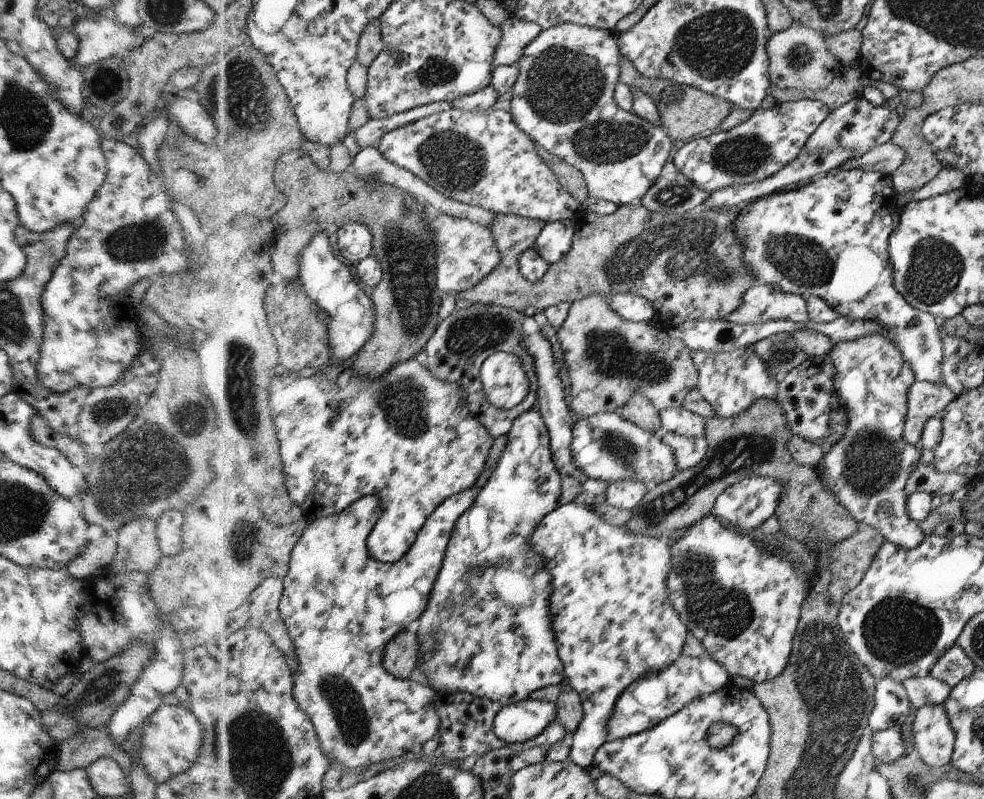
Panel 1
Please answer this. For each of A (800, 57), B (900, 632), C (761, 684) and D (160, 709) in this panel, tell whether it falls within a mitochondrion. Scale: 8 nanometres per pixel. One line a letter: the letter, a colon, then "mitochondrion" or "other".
A: mitochondrion
B: mitochondrion
C: other
D: other

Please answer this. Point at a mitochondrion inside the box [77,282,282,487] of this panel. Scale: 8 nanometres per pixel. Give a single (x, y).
(245, 383)

